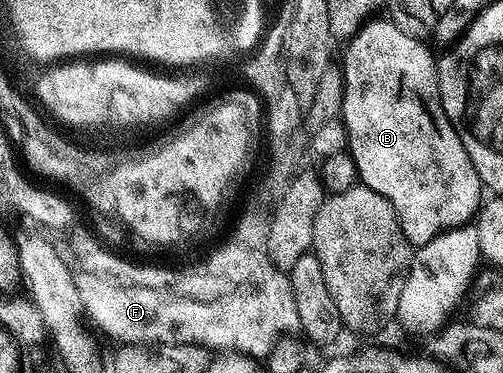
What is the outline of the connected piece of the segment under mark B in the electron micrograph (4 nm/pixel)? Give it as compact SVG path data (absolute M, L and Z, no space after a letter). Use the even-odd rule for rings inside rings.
M375 16L360 26L355 34L346 39L343 50L343 113L341 121L347 133L346 153L351 155L353 164L357 164L359 182L367 186L373 192L385 196L389 204L393 204L393 212L397 212L397 220L401 224L401 232L411 241L412 247L418 248L429 244L437 235L443 234L446 230L452 230L458 226L468 225L478 215L485 201L485 187L477 176L477 168L473 168L473 160L469 160L469 152L465 152L465 144L461 144L461 136L453 128L449 116L445 116L445 108L441 104L441 92L439 91L439 67L436 55L431 55L428 43L421 38L405 36L397 24L393 24L386 17Z

